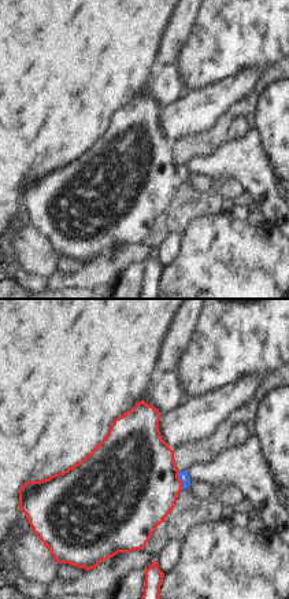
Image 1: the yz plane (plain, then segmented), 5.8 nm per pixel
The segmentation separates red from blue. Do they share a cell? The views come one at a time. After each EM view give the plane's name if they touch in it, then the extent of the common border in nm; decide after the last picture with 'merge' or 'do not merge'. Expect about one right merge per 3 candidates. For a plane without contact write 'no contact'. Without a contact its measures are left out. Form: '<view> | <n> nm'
yz | 110 nm

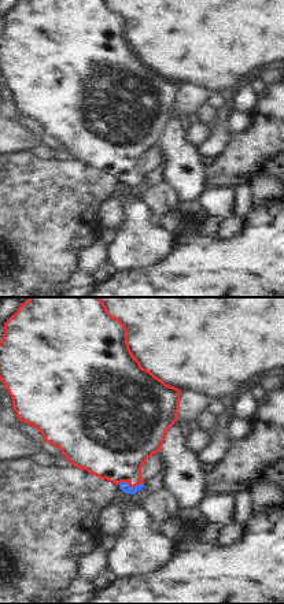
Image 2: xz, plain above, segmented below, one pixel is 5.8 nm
xz | 150 nm

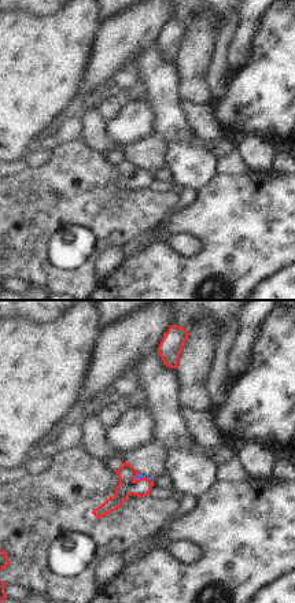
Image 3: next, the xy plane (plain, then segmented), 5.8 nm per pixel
xy | 100 nm

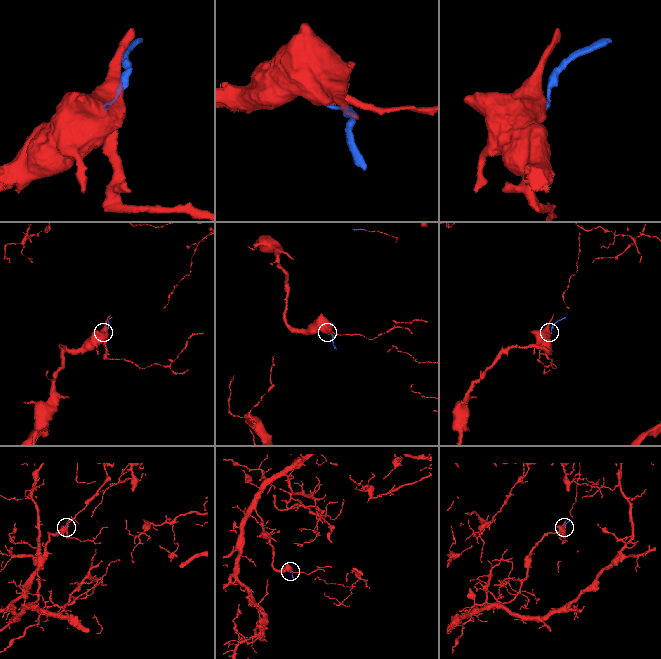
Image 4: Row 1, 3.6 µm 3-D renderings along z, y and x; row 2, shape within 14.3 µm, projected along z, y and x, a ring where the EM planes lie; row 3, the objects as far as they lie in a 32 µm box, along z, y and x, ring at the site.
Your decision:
merge

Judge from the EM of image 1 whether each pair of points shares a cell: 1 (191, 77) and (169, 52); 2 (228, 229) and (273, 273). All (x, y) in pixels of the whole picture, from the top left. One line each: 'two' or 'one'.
1: two
2: one

